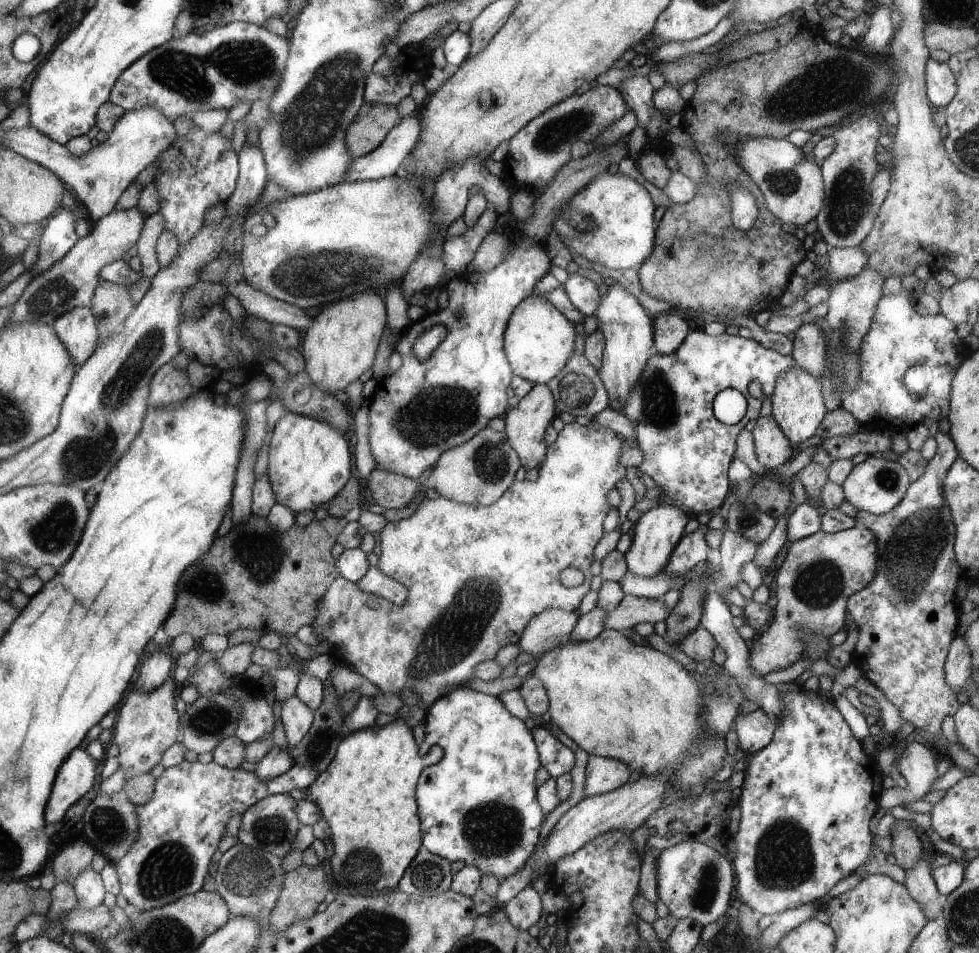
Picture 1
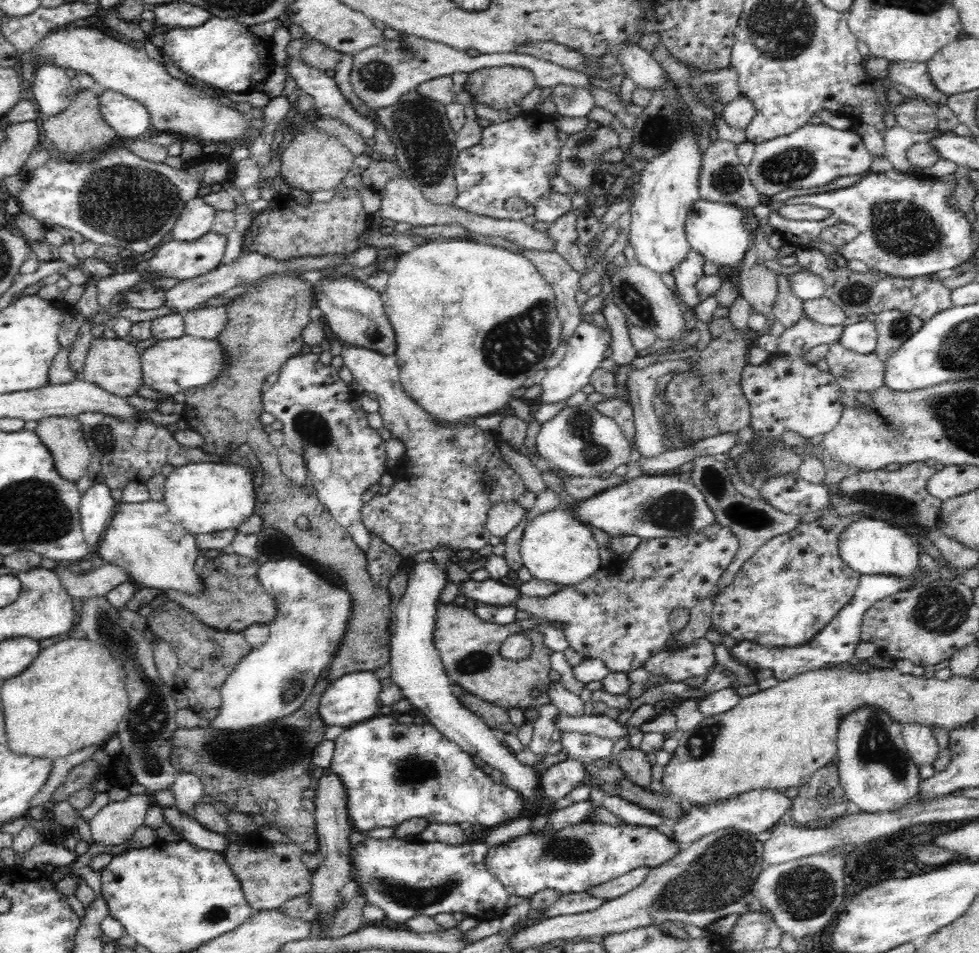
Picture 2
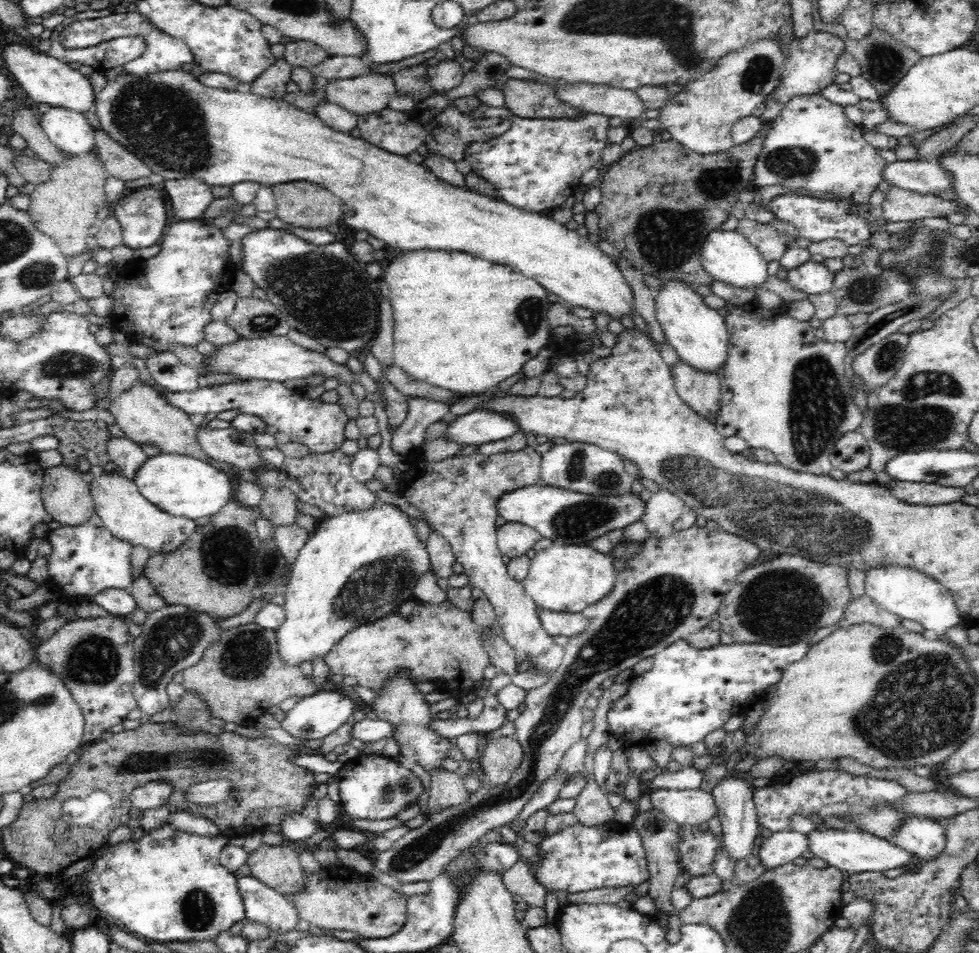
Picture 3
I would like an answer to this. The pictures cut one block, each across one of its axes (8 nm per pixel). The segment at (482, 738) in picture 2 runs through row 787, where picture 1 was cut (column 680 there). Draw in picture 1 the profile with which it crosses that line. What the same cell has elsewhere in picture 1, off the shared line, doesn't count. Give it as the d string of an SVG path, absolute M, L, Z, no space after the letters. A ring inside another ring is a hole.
M656 505L642 513L642 518L632 526L632 542L625 553L627 571L642 578L654 578L665 572L669 566L670 555L676 550L677 543L684 538L684 528L690 519L681 509L670 505Z

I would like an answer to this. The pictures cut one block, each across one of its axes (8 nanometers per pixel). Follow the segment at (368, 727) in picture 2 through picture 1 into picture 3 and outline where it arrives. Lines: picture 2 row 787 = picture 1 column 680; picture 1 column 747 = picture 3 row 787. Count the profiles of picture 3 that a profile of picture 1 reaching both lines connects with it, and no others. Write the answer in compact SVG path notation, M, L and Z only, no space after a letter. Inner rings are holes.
M362 754L345 762L336 774L339 780L339 793L343 810L349 817L360 818L360 820L386 820L386 818L396 817L402 808L410 807L412 802L418 803L423 790L422 781L416 777L408 768L404 768L400 761L384 755ZM384 792L390 792L390 798L384 798Z

